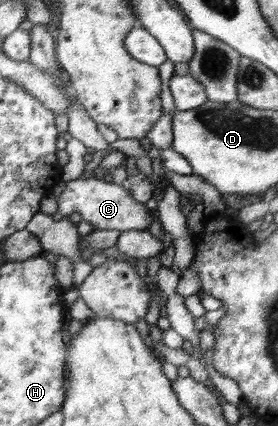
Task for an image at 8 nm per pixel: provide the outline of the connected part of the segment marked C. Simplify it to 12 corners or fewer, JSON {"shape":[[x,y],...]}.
{"shape":[[68,182],[52,216],[95,230],[148,230],[154,212],[122,186]]}

